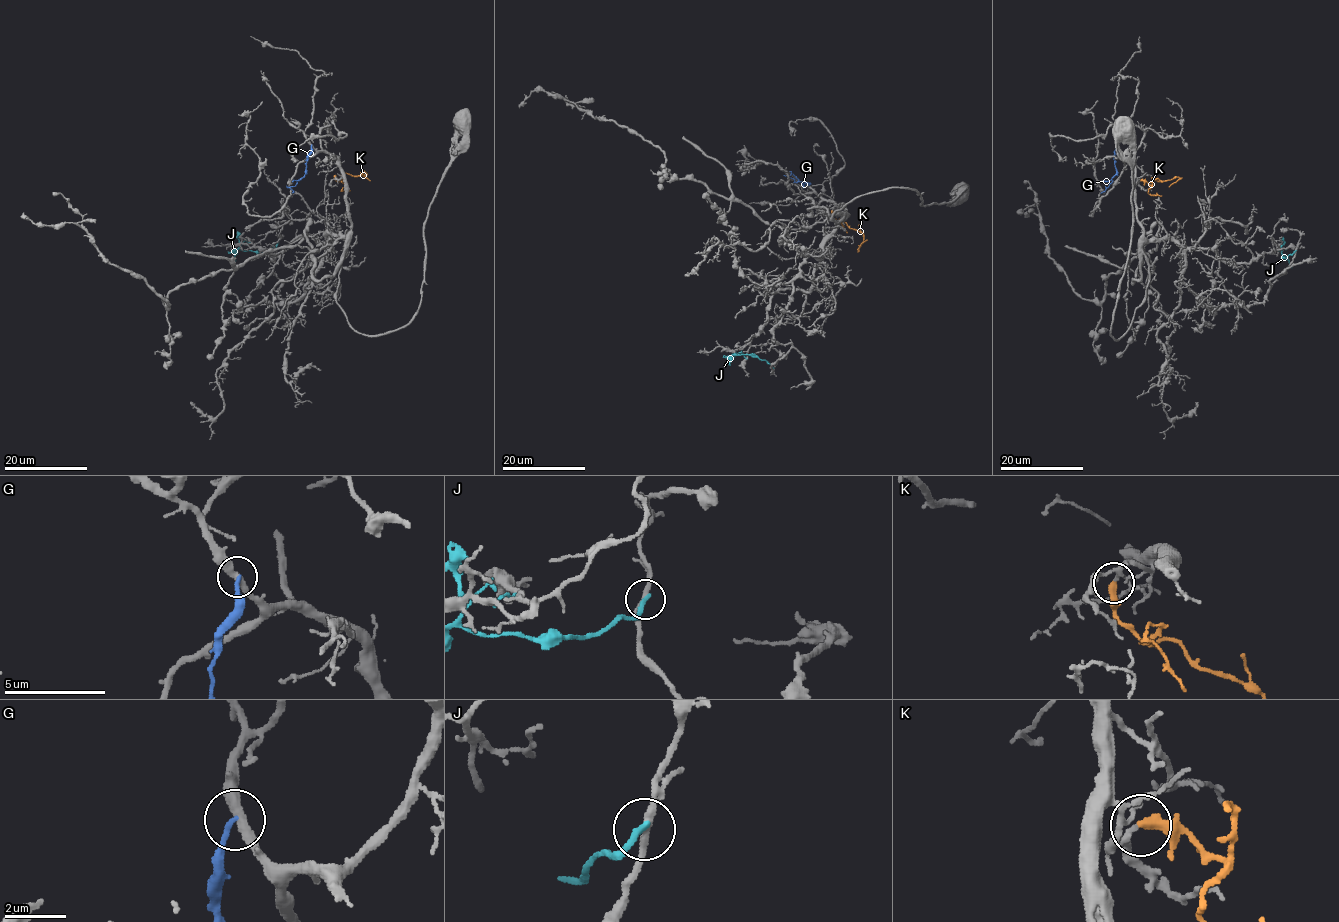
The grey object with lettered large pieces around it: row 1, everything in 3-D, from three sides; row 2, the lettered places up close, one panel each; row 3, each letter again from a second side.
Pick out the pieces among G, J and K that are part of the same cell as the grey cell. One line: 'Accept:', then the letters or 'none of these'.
Accept: K

